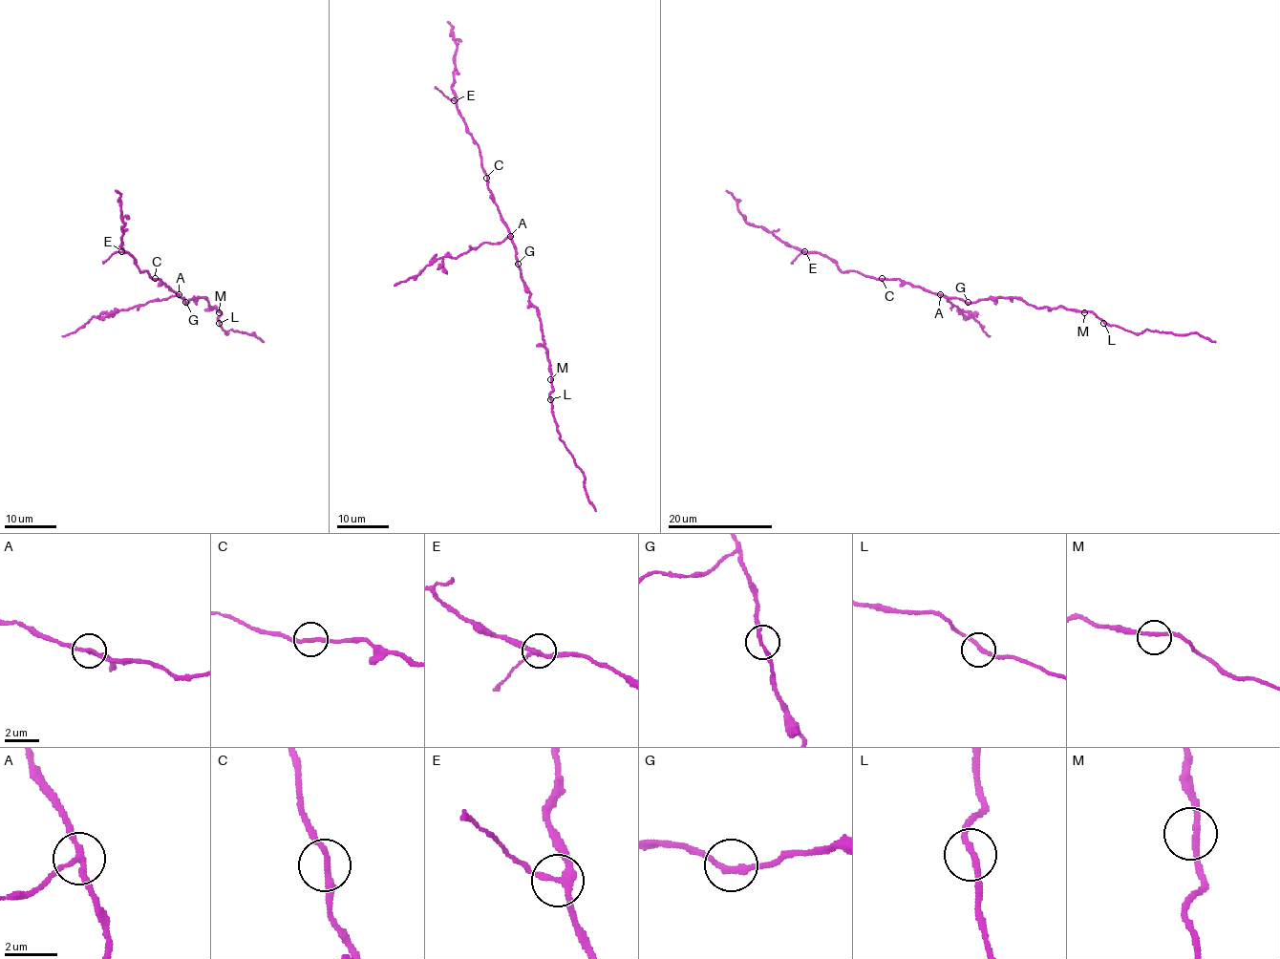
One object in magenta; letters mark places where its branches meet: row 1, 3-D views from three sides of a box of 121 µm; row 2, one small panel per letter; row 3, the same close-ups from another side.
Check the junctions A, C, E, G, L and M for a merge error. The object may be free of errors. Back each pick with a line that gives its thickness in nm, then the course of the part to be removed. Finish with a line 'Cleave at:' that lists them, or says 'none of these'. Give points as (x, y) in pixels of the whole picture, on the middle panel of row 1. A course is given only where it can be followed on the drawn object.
A: 180 nm thick; foreign part runs (510, 236), (494, 244), (482, 243), (457, 257), (439, 257), (417, 275), (394, 286)
Cleave at: A

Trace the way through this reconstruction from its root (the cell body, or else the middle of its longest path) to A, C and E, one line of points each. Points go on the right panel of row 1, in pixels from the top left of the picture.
A: (959, 299), (941, 294)
C: (959, 299), (928, 291), (897, 278), (882, 278)
E: (959, 299), (928, 291), (897, 278), (875, 278), (854, 270), (842, 272), (828, 258), (804, 251)

